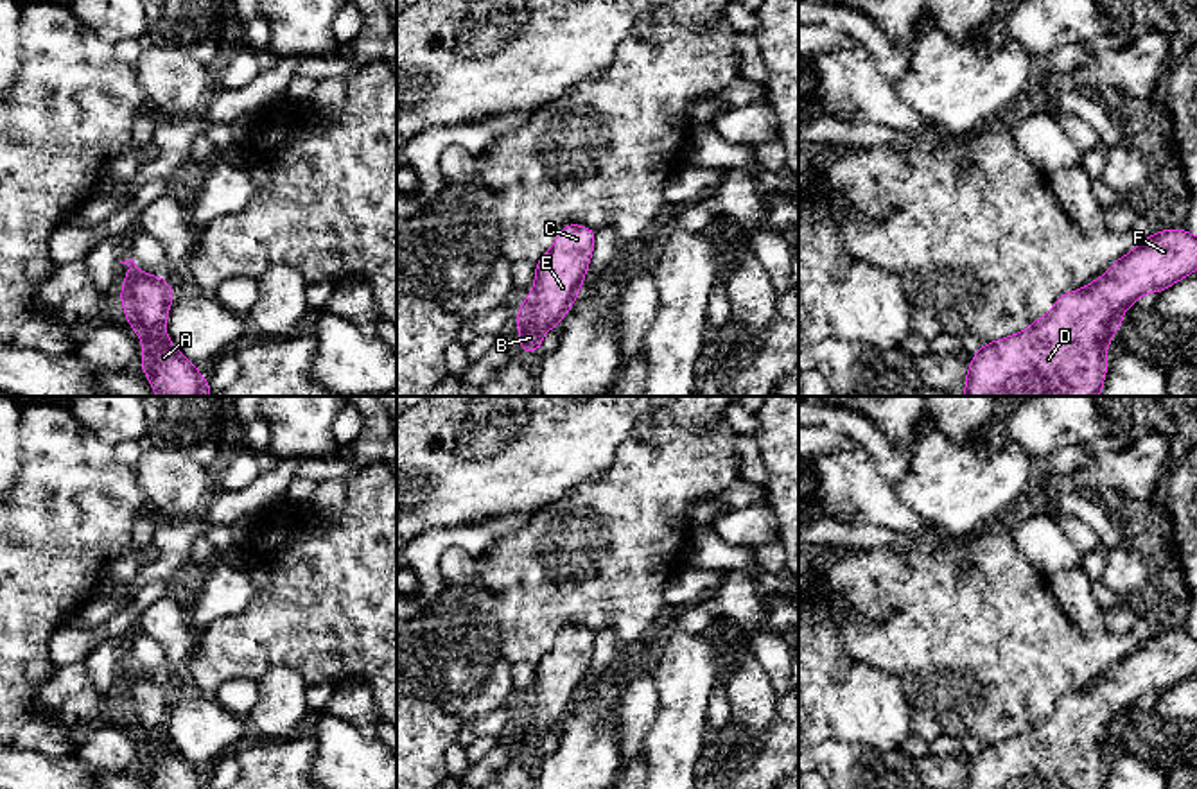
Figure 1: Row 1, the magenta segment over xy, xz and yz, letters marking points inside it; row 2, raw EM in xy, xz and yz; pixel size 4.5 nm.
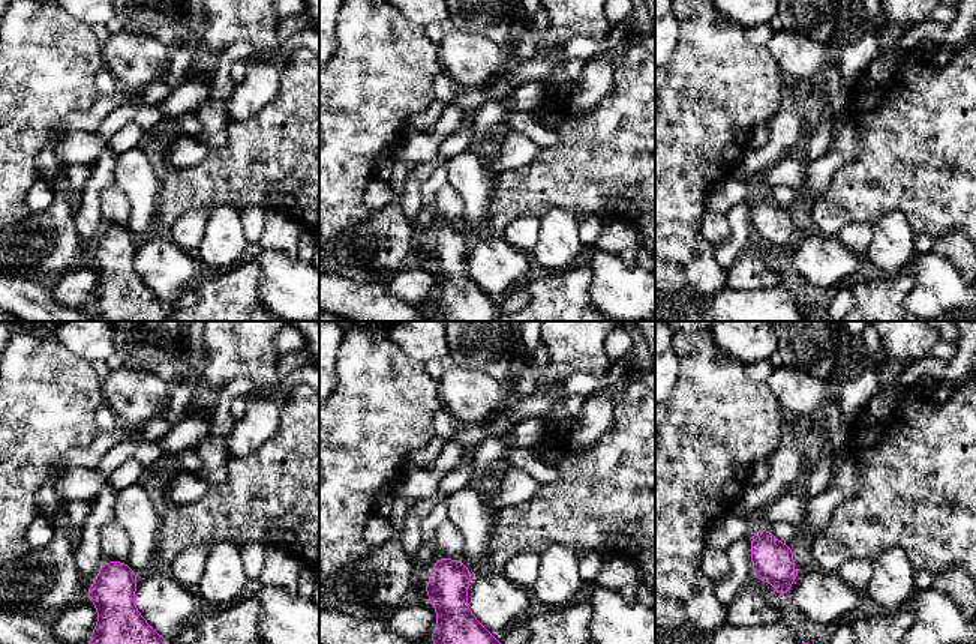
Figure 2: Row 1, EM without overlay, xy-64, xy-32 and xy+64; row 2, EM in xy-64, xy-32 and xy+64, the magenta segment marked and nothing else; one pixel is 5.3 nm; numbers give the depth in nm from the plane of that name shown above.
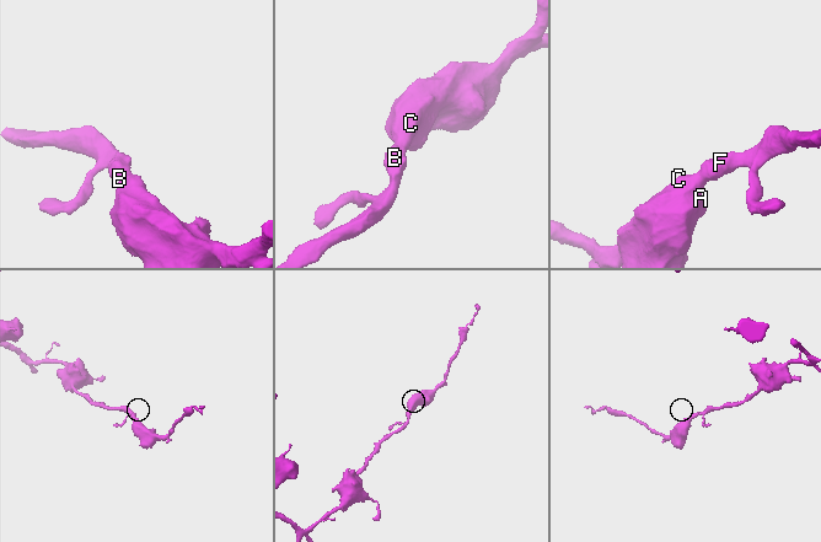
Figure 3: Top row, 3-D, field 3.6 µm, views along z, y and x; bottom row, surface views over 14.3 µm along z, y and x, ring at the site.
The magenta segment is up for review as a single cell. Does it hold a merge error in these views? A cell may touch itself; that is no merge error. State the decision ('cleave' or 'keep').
keep

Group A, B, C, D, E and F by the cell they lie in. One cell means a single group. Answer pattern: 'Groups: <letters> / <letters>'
Groups: A B C D E F

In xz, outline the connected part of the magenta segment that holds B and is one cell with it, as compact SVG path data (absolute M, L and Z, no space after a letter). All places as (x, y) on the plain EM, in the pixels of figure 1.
M567 626L535 667L533 690L513 724L520 730L519 755L540 753L544 735L571 712L592 660L594 640L596 633L589 628Z

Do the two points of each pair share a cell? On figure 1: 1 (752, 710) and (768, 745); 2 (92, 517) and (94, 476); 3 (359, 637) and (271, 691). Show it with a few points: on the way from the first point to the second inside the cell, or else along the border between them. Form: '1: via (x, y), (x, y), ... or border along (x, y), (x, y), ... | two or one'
1: border along (779, 696), (763, 728), (749, 732), (729, 721) | two
2: via (92, 506), (92, 486) | one
3: border along (257, 680), (270, 667), (289, 666), (305, 685) | two

